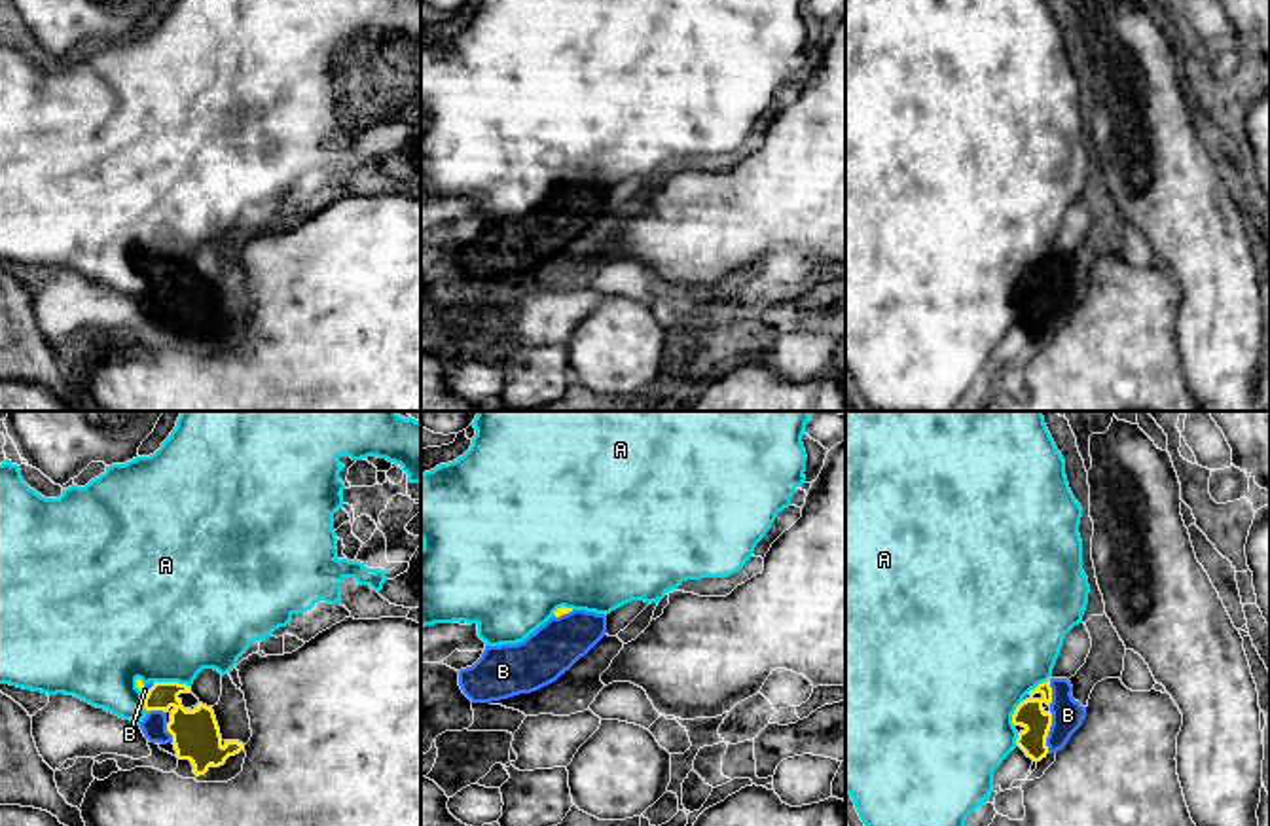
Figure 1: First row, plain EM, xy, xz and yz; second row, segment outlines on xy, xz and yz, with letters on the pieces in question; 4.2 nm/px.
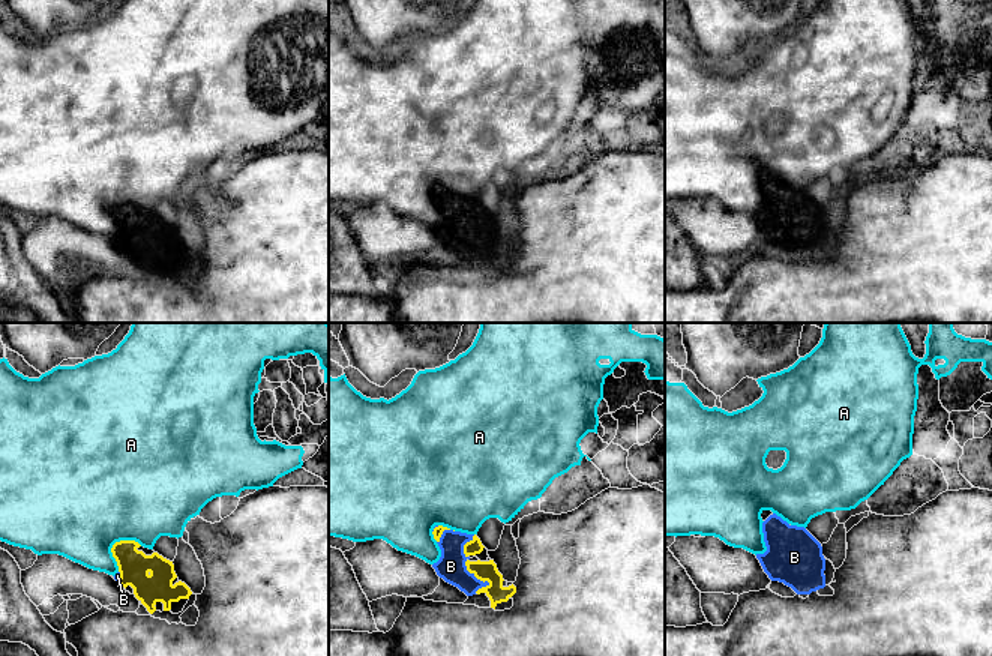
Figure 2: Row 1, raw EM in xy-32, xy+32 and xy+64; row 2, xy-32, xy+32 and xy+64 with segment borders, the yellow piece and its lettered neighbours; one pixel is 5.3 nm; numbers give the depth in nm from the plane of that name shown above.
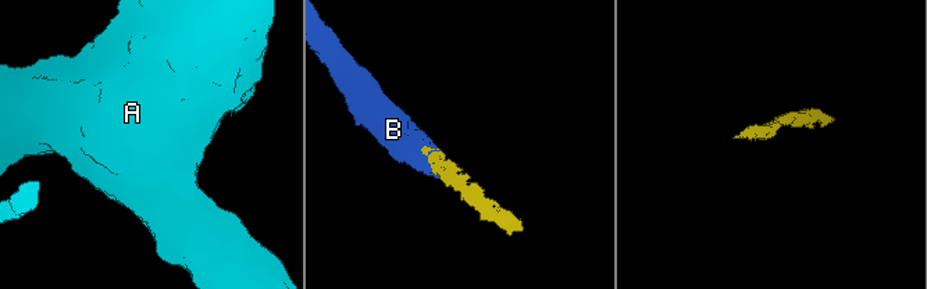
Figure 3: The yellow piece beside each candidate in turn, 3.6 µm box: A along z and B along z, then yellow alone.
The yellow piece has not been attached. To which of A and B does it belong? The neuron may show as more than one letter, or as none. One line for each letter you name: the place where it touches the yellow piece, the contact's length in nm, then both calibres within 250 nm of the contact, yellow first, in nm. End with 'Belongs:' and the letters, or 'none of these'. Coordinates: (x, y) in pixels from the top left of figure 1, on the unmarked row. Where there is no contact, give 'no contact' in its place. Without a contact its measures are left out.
B: contact yz (1049, 305); length 180 nm; calibres 120 and 140 nm
Belongs: B

